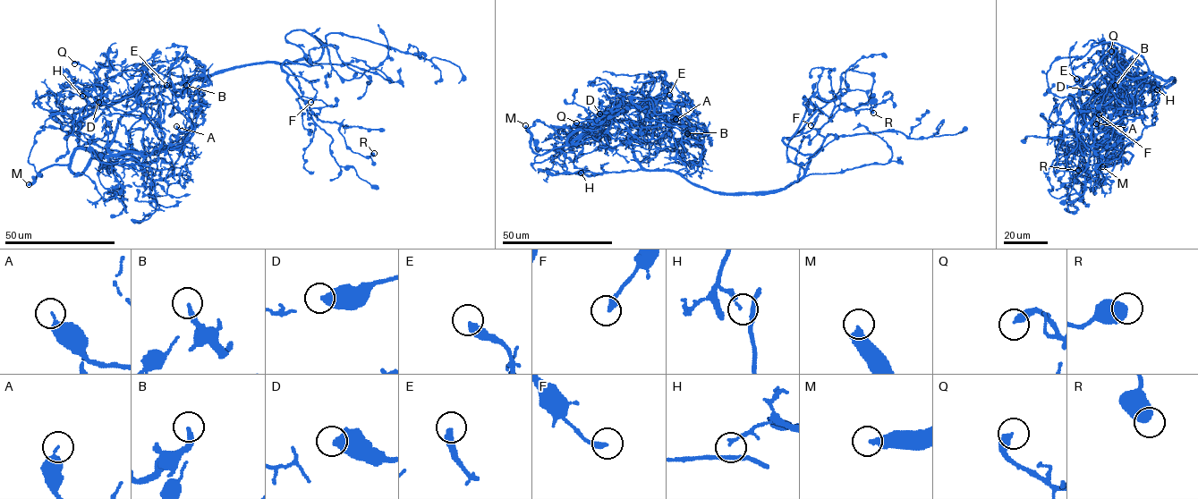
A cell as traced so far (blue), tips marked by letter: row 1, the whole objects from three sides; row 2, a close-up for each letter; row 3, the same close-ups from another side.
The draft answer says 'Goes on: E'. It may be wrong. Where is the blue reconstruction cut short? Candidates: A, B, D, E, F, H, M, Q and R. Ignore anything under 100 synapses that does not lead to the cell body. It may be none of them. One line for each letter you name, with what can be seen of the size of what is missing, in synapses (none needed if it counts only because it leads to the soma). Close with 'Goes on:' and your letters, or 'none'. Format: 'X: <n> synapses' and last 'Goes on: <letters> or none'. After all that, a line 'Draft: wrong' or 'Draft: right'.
Goes on: M
Draft: wrong

